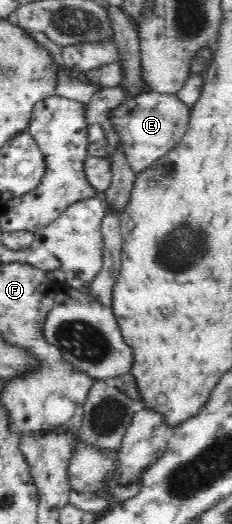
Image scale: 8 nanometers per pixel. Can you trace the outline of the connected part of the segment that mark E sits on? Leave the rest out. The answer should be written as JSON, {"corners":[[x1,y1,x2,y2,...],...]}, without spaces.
{"corners":[[147,90,140,96,126,97,109,113,111,126,119,134,128,164,138,174,178,146,189,126,191,108,174,94,157,94]]}

